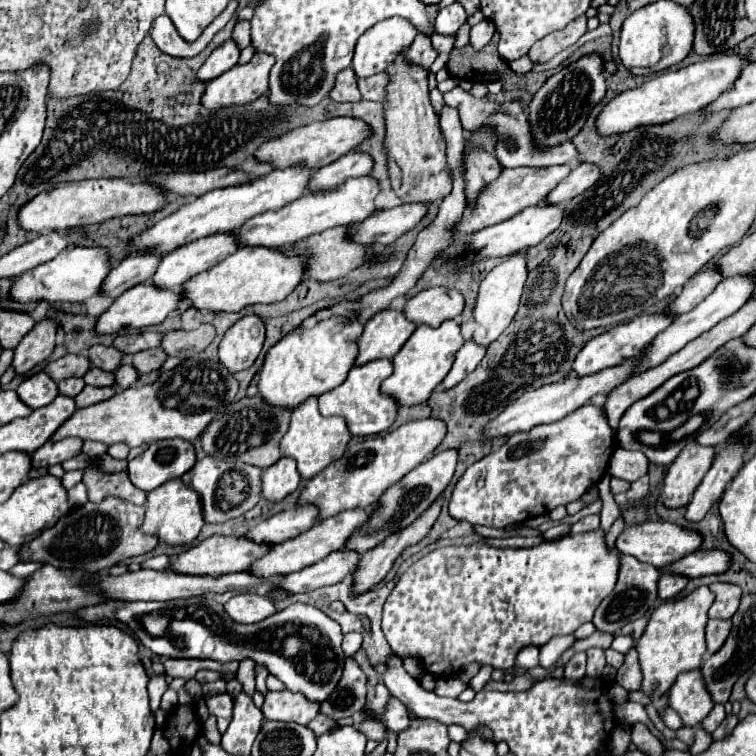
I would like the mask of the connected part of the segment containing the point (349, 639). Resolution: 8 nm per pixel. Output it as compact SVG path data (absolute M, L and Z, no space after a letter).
M346 633L346 635L344 635L344 641L342 641L342 651L344 651L348 657L352 657L352 655L361 648L362 640L361 633Z

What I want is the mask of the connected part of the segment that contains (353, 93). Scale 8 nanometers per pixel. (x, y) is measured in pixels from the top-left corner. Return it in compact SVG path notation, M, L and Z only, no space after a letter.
M350 67L342 69L336 75L336 83L332 91L328 93L328 97L334 101L360 101L360 91L356 87L356 75Z

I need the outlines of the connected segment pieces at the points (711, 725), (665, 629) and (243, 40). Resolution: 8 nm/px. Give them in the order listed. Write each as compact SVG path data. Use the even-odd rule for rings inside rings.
M714 705L714 709L708 713L708 717L702 721L702 727L706 729L706 731L714 731L718 725L720 725L720 721L726 717L726 711L724 711L724 705Z
M698 587L690 595L678 601L666 601L650 615L648 627L644 635L638 639L636 649L640 657L640 667L644 673L640 691L648 695L652 701L658 701L668 689L674 685L676 677L686 671L700 669L706 657L706 641L704 641L704 627L706 627L706 613L714 601L714 593L708 587Z
M239 21L233 28L232 39L236 41L240 51L251 43L250 21Z

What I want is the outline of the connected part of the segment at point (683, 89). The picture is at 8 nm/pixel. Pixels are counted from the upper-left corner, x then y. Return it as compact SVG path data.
M732 53L732 55L708 57L704 61L686 65L676 71L666 71L666 73L642 83L636 89L628 89L624 93L616 95L604 107L604 111L598 115L598 121L596 121L598 133L602 133L602 135L624 133L628 129L634 129L636 125L664 123L664 121L672 121L674 117L680 117L680 115L692 113L692 111L700 111L706 105L710 105L712 101L716 101L716 97L728 93L748 63L750 63L748 55Z

